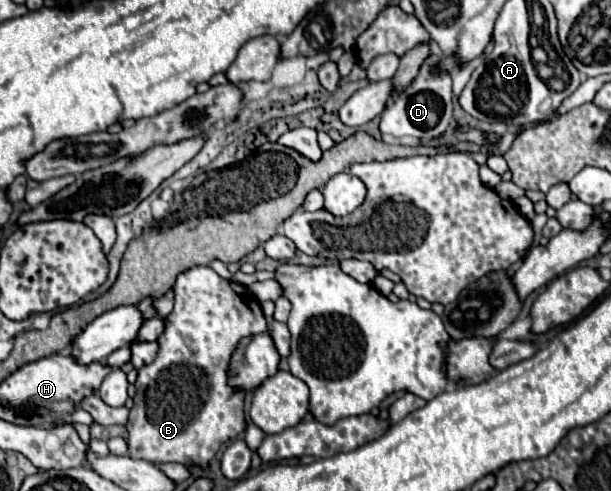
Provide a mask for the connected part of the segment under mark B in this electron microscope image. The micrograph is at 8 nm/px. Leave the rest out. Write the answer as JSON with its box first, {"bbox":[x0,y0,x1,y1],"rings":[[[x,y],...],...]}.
{"bbox":[126,265,268,467],"rings":[[[208,265],[190,267],[178,275],[178,281],[174,285],[176,303],[172,313],[168,315],[168,325],[164,333],[158,337],[158,357],[150,365],[138,369],[134,407],[130,409],[130,417],[126,423],[128,449],[132,457],[140,457],[150,463],[176,461],[186,465],[188,461],[198,461],[206,467],[218,447],[224,441],[236,437],[246,427],[244,397],[242,393],[234,393],[228,387],[228,359],[242,337],[258,335],[268,327],[260,303],[252,295],[240,295],[238,291],[248,289],[236,281],[222,279]]]}

